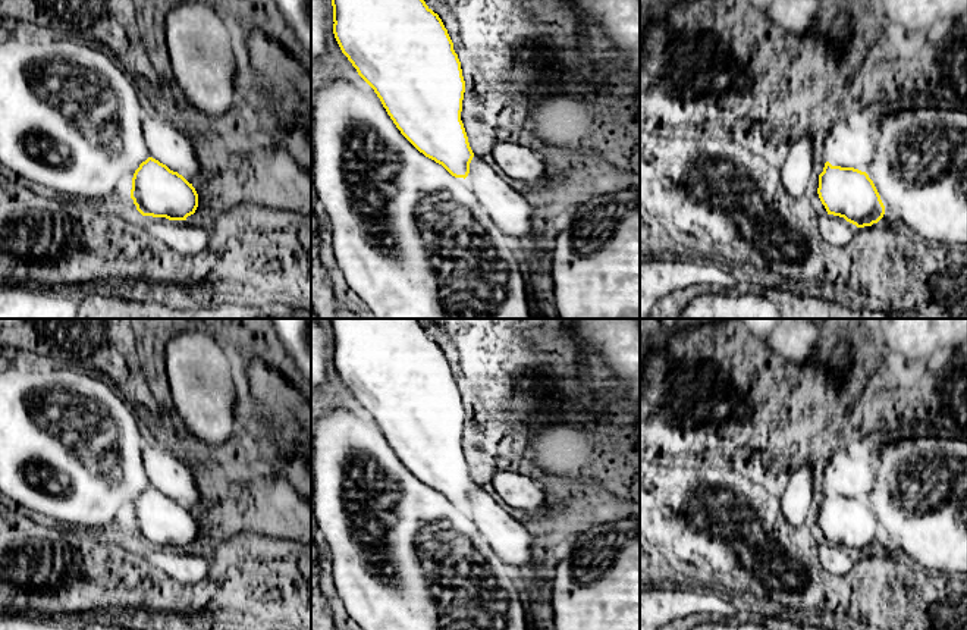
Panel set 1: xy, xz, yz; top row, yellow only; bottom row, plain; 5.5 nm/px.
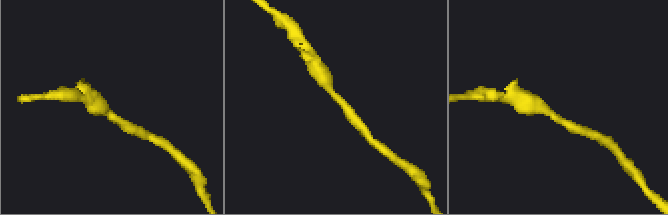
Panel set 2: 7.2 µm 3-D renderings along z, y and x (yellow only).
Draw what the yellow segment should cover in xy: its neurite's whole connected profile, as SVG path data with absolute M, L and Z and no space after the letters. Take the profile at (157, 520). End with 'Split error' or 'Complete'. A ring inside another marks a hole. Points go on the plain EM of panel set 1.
M153 486L135 499L131 527L142 545L169 549L186 549L198 536L192 513Z. Complete

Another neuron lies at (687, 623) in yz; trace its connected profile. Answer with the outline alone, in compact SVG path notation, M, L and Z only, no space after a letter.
M693 614L685 618L676 618L671 623L666 623L665 626L659 627L657 630L691 630L698 623L703 623L707 620L706 614Z

